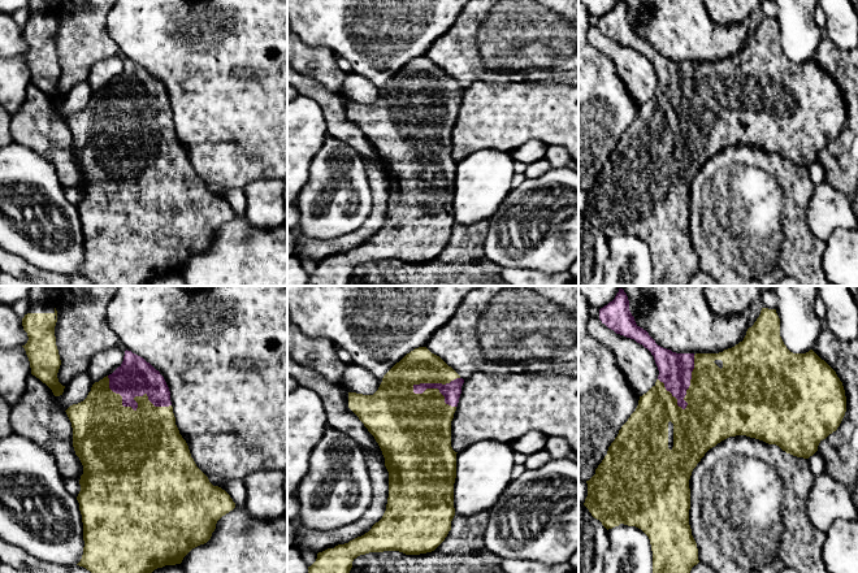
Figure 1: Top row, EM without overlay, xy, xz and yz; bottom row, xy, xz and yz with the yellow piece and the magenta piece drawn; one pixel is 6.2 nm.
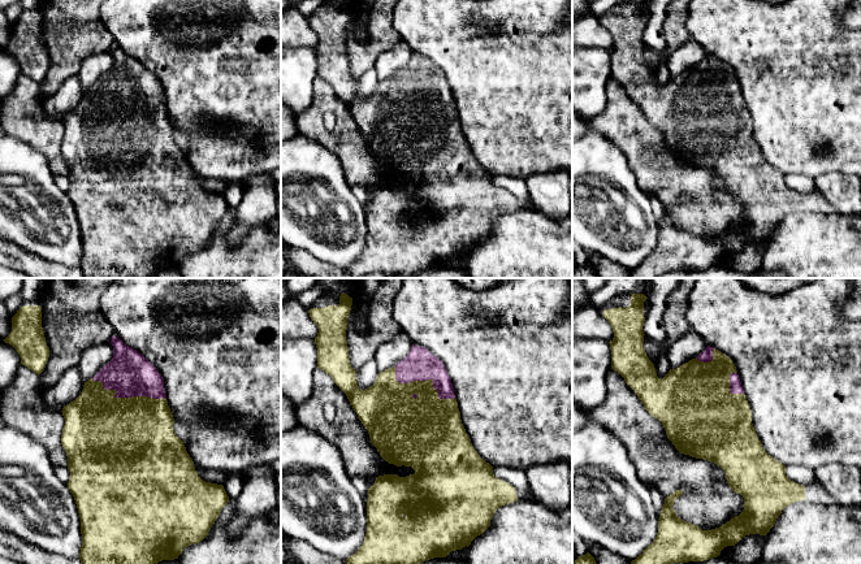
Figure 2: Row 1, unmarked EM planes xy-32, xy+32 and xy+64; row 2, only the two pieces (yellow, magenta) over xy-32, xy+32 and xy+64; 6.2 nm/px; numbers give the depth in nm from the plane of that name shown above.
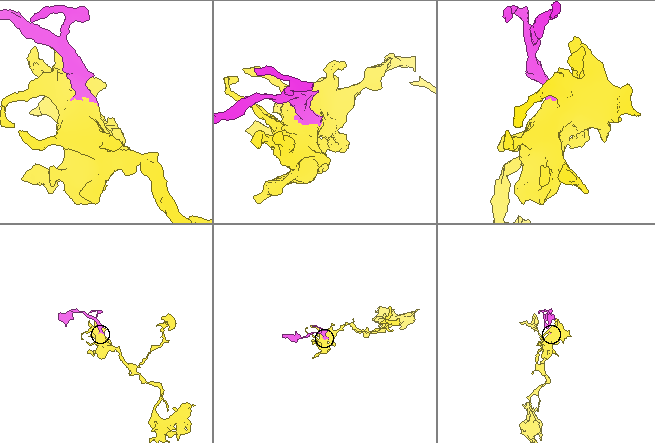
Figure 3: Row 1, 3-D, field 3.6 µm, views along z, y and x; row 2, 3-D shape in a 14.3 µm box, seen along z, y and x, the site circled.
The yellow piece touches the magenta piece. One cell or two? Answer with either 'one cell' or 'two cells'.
one cell

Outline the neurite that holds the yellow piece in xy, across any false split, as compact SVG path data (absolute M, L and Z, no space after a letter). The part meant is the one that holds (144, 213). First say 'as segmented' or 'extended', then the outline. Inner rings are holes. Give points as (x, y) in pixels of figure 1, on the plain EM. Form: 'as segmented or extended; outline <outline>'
extended; outline M126 58L122 73L95 91L83 110L65 121L73 136L75 164L83 174L77 209L84 256L77 274L95 286L150 286L157 277L181 273L192 257L211 248L217 230L235 217L230 204L213 195L196 175L176 134L169 96L160 81L143 66Z

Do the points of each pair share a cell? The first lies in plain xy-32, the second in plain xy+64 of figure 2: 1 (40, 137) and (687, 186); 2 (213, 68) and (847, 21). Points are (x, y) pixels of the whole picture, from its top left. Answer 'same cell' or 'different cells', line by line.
1: same cell
2: different cells

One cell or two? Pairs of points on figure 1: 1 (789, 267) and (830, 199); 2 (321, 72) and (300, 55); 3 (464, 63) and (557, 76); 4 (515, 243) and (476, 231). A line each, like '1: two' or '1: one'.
1: two
2: one
3: one
4: two

